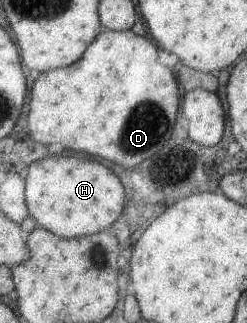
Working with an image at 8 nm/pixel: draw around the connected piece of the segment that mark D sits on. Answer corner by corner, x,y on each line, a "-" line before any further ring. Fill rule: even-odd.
107,30
101,33
91,45
88,50
85,51
83,57
78,59
74,64
69,67
64,67
58,70
51,70
39,75
35,80
32,90
30,91
30,107
29,117
27,119
29,135
31,139
35,141
41,141
41,143
63,143
65,148
74,149
75,151
83,151
83,153
89,153
93,157
102,157
107,161
113,161
113,163
122,165
126,168
132,168
140,163
143,163
146,159
152,158
155,154
161,151
162,147
173,137
173,127
179,115
179,81
177,74
173,68
166,67
159,63
159,47
151,41
147,36
142,37
135,35
131,30
115,31

